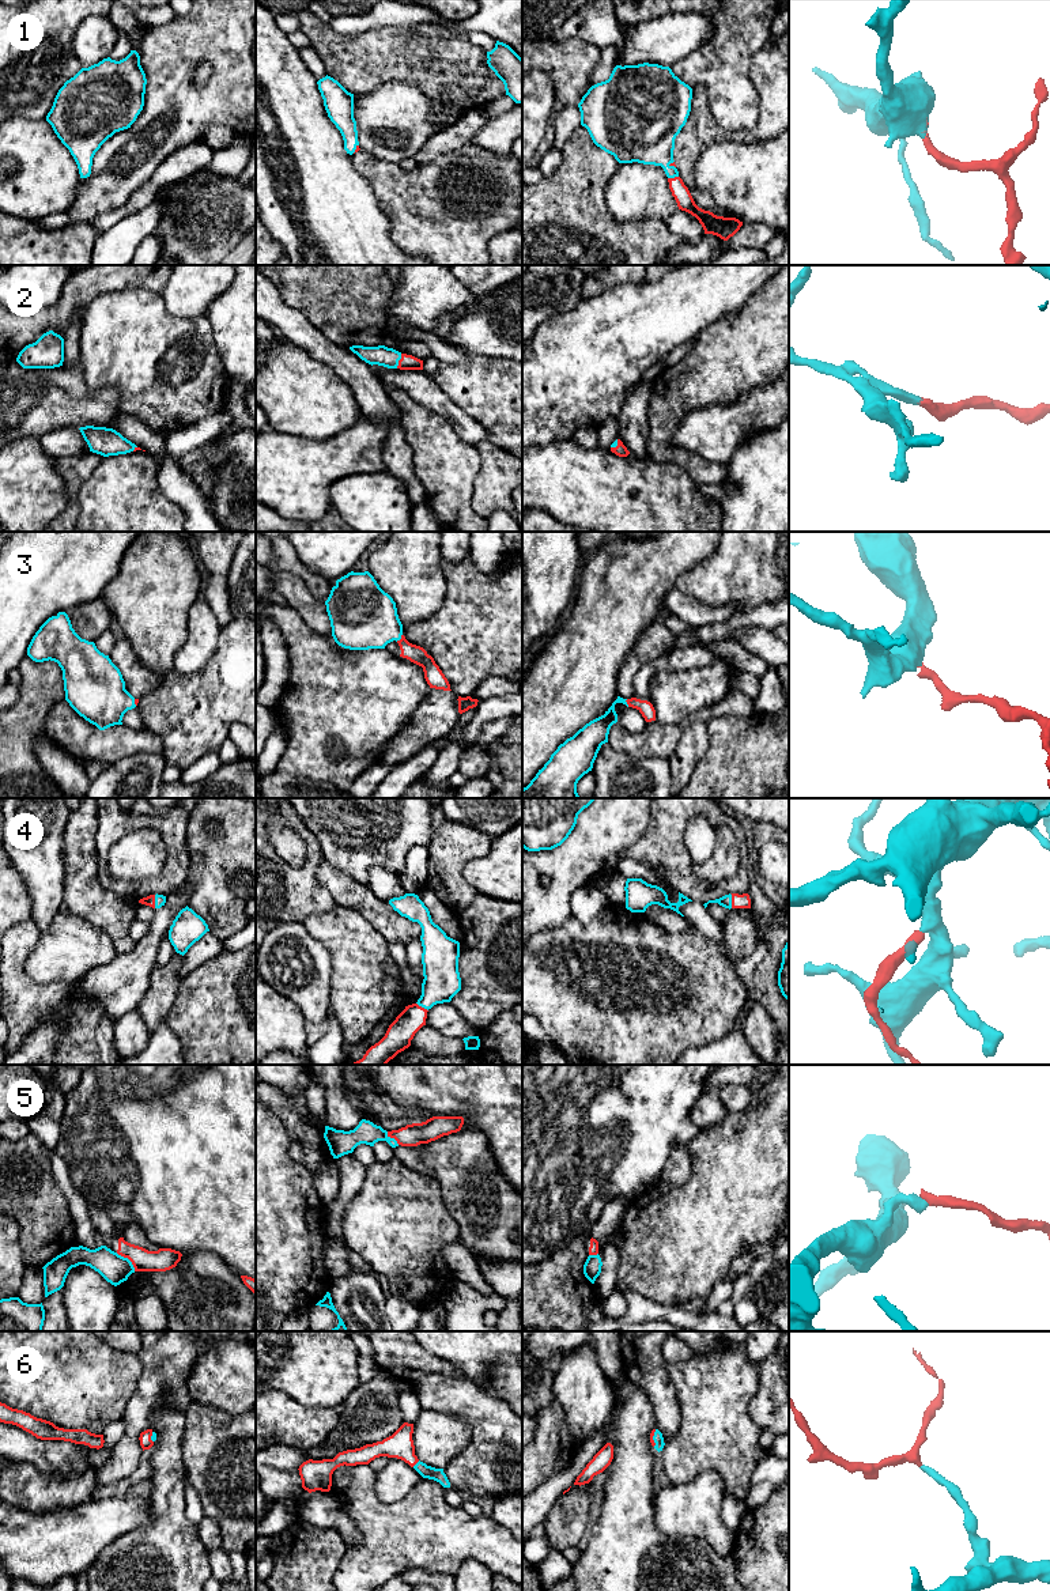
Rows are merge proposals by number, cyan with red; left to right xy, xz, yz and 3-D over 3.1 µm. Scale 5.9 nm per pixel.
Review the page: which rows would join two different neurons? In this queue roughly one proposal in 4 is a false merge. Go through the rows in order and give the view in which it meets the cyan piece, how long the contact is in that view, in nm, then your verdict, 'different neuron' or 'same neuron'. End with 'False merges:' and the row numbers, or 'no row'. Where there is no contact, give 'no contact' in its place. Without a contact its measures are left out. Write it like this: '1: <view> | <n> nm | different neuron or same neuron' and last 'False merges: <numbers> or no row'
1: yz | 70 nm | same neuron
2: xz | 90 nm | same neuron
3: xz | 60 nm | same neuron
4: xy | 80 nm | same neuron
5: xy | 160 nm | different neuron
6: xz | 60 nm | same neuron
False merges: 5

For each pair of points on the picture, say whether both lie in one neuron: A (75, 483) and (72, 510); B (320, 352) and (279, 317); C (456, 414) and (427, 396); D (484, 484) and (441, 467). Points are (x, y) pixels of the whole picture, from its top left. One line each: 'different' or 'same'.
A: same
B: same
C: same
D: different

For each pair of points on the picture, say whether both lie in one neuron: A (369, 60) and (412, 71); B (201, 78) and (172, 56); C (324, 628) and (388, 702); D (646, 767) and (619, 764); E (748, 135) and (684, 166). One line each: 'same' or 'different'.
A: same
B: different
C: different
D: same
E: same

